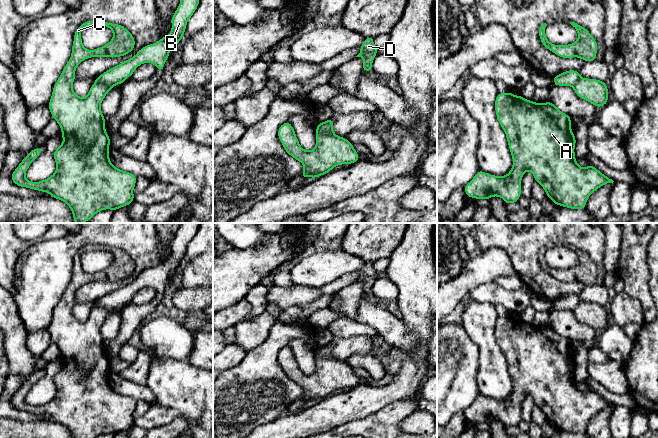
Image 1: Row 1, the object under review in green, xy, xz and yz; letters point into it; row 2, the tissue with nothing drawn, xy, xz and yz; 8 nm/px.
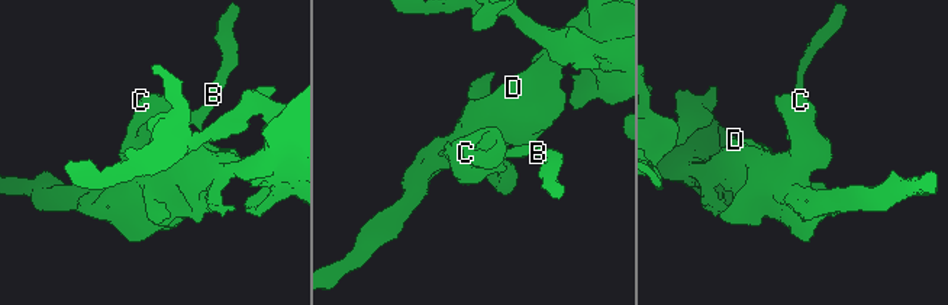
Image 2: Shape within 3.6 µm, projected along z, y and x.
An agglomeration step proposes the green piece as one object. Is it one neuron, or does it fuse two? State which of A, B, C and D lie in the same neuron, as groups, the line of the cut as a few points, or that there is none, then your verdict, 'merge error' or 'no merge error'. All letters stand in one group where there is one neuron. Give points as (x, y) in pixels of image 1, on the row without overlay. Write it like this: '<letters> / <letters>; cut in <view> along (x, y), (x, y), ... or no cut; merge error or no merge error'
A C D / B; cut in xy along (94, 306), (114, 309); merge error

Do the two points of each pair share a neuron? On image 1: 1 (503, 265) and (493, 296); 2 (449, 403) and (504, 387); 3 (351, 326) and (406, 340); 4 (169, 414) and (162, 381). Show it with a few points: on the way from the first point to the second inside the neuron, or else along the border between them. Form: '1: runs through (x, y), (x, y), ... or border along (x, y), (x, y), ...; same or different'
1: border along (493, 280), (477, 285), (471, 290); different
2: border along (477, 370), (477, 388), (480, 393); different
3: border along (357, 321), (372, 327), (378, 334); different
4: border along (155, 401), (161, 405), (175, 408), (181, 414); different

